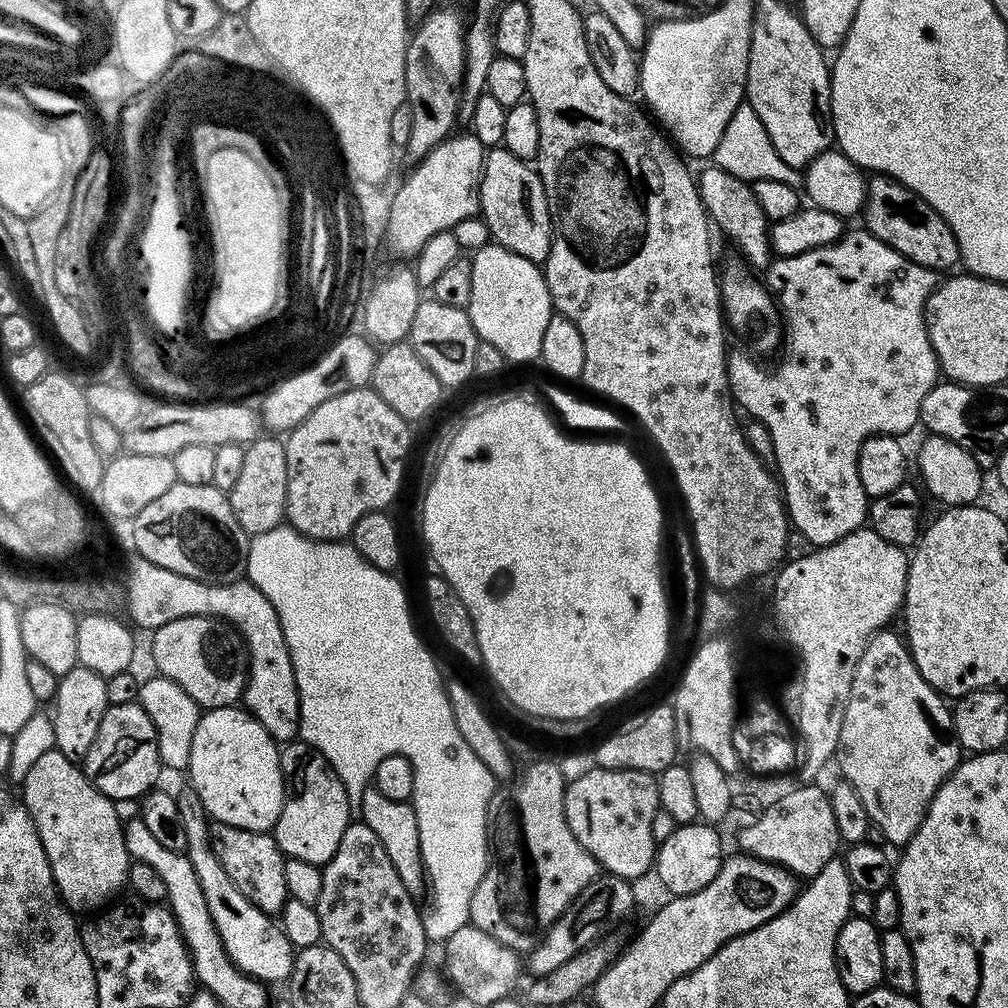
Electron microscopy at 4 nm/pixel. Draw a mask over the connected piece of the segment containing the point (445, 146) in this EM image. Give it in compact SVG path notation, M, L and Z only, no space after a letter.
M453 134L434 146L392 193L387 239L408 258L415 258L434 234L450 232L458 222L480 216L480 179L483 178L486 146L471 134Z

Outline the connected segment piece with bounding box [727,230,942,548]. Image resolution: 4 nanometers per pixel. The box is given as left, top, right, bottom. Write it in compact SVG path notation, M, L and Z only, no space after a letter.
M867 230L859 231L849 231L838 242L834 242L830 246L822 246L793 256L782 256L773 259L772 263L768 265L766 284L778 297L778 307L782 313L783 344L782 351L779 353L779 356L781 355L780 365L773 372L768 368L763 368L758 361L751 360L748 356L729 355L727 357L728 388L732 392L733 401L741 409L744 407L754 419L761 420L765 430L768 431L769 438L772 439L772 452L776 455L774 468L782 485L784 506L788 510L791 527L795 531L797 528L816 548L830 546L834 542L846 538L852 532L857 532L858 529L865 527L868 520L870 498L862 486L862 478L858 478L858 458L862 446L872 436L901 434L900 432L908 432L912 427L917 427L920 424L922 398L926 398L926 394L930 394L930 390L937 384L938 377L942 372L928 337L928 325L924 323L924 308L938 283L937 273L933 269L918 266L918 262L910 262L910 258L898 254L898 250L886 246L886 242L874 238Z

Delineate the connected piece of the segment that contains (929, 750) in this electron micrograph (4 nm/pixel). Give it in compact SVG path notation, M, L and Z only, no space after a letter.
M881 630L870 638L852 679L852 693L842 718L840 743L834 753L840 759L839 774L857 791L869 821L882 830L889 845L903 846L914 838L930 802L962 759L960 743L952 730L952 713L945 697L931 688L912 661L907 643L892 630Z

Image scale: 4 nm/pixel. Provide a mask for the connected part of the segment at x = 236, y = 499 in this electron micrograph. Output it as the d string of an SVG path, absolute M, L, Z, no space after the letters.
M264 434L245 447L242 475L228 493L228 501L234 510L234 518L238 518L238 526L242 526L249 538L266 534L285 523L288 511L288 467L283 439L275 440Z

